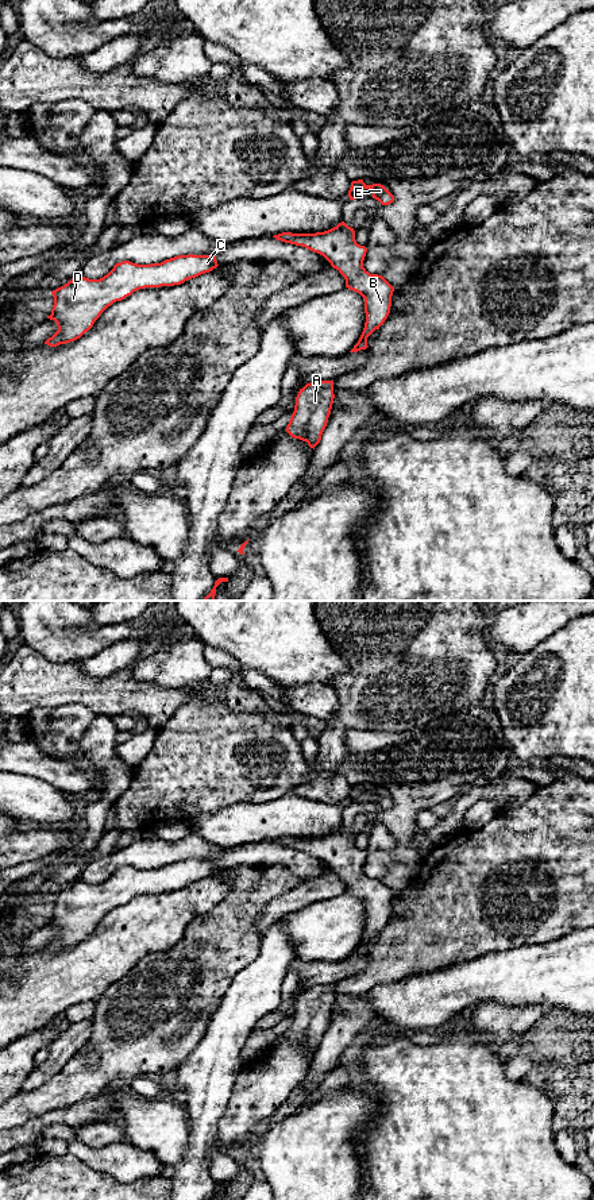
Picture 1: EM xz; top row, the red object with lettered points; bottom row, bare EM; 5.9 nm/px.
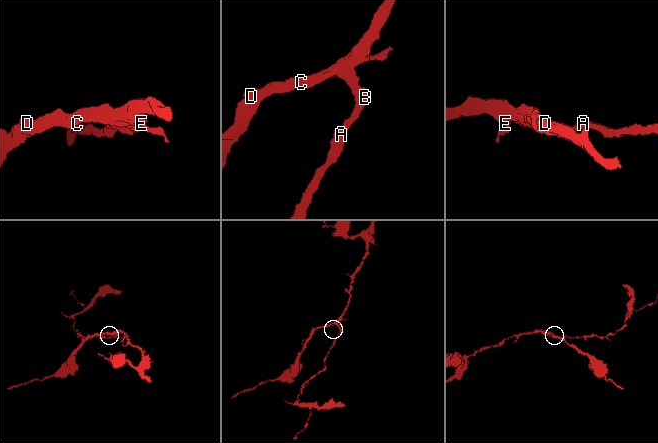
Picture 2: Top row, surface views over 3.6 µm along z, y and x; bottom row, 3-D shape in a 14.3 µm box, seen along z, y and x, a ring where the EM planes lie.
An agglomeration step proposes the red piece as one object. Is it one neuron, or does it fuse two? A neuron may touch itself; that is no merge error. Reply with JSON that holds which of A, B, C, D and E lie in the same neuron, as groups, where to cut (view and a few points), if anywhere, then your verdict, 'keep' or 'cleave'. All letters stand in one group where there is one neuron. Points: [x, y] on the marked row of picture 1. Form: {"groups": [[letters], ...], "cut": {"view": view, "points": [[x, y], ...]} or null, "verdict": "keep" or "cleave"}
{"groups": [["A", "B", "C", "D", "E"]], "cut": null, "verdict": "keep"}

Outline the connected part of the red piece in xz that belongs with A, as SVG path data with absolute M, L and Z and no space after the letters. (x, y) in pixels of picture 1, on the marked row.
M315 381L300 389L286 432L310 448L320 443L333 404L333 381Z

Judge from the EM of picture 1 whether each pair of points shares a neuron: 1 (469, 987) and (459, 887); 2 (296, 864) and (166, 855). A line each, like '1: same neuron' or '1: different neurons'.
1: different neurons
2: same neuron

